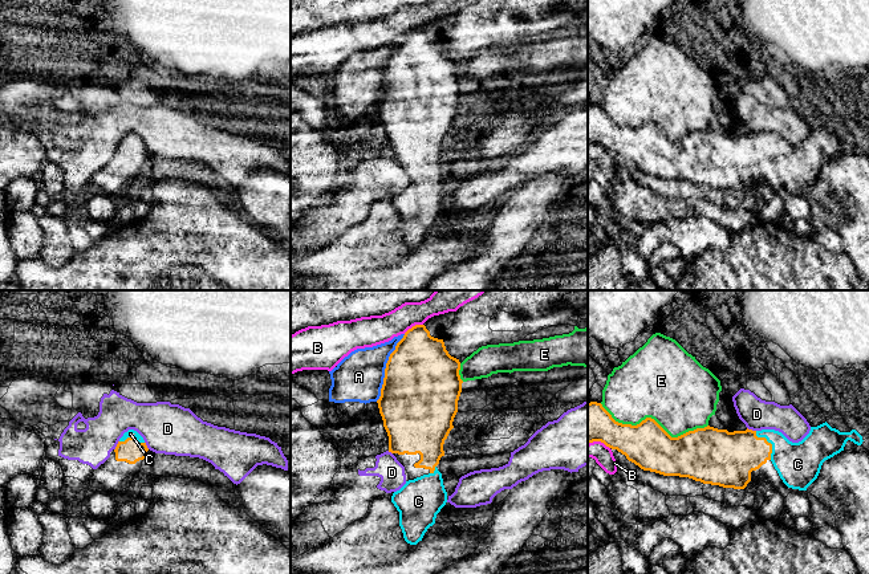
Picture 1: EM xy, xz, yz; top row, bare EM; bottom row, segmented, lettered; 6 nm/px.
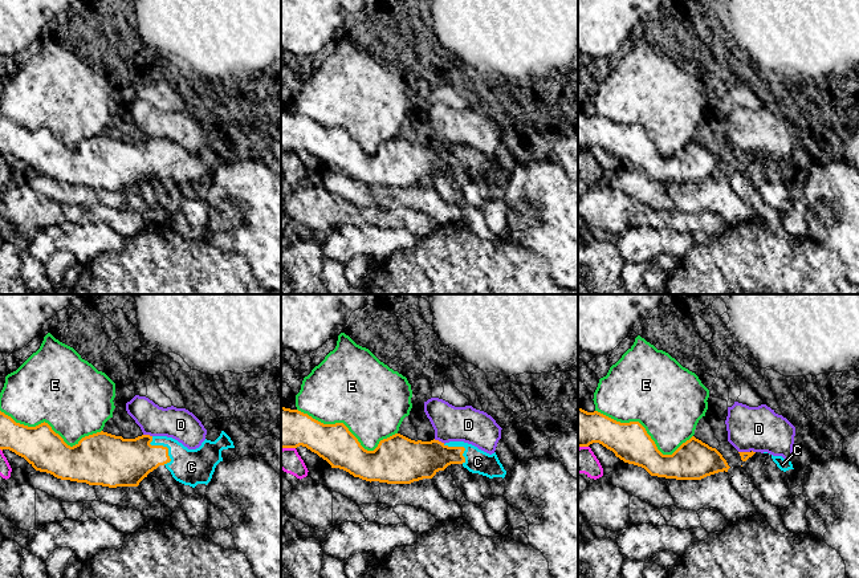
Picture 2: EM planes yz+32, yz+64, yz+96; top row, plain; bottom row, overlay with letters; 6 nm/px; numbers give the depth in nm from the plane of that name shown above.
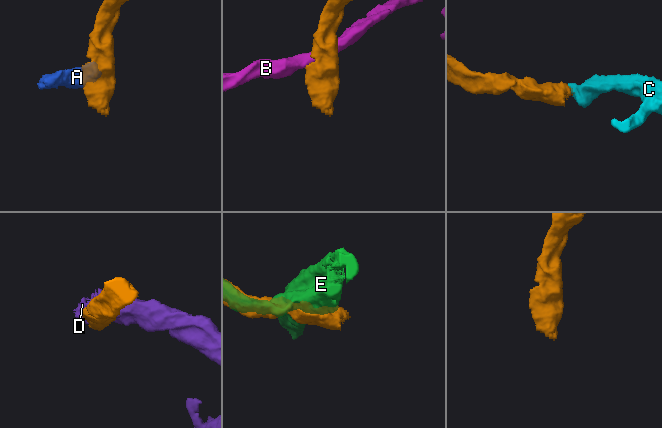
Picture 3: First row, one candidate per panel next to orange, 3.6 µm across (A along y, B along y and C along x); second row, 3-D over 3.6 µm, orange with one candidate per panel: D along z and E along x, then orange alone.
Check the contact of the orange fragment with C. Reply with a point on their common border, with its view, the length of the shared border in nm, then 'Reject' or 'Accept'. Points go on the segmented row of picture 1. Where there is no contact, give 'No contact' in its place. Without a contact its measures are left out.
Touches orange at yz (770, 443). Shared border 200 nm. Accept

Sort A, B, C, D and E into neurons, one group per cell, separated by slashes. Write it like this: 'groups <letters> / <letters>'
groups A / B / C / D / E

